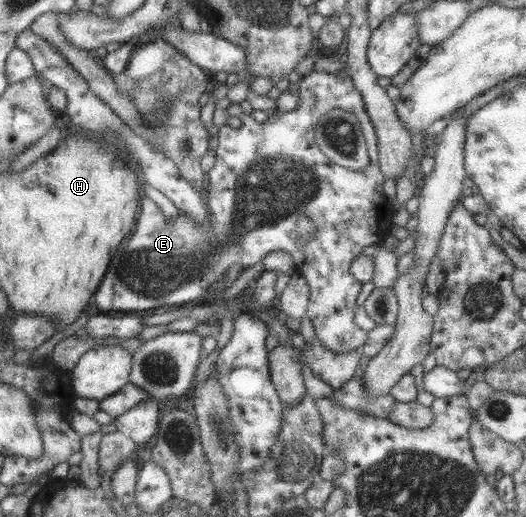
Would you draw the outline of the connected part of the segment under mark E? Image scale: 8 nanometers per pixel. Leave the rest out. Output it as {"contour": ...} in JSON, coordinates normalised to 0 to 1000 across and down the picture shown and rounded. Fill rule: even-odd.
{"contour":[[[616,137],[608,139],[589,139],[586,145],[572,147],[567,155],[567,174],[561,182],[568,188],[568,201],[553,217],[523,217],[521,222],[510,228],[510,234],[492,238],[485,234],[475,221],[464,219],[464,211],[456,207],[456,199],[437,201],[433,207],[433,219],[441,228],[451,228],[458,234],[458,244],[441,244],[439,240],[426,240],[418,246],[416,257],[416,279],[409,290],[409,321],[394,335],[395,340],[395,360],[392,362],[392,383],[394,395],[397,397],[399,424],[397,437],[390,437],[386,431],[380,431],[376,426],[371,426],[367,420],[361,420],[350,408],[342,406],[338,416],[333,422],[319,422],[308,404],[283,385],[279,379],[268,385],[268,410],[260,424],[260,437],[257,439],[255,451],[249,455],[249,460],[243,464],[241,472],[234,478],[234,484],[226,485],[221,497],[215,501],[215,507],[209,511],[209,520],[202,528],[200,538],[194,542],[190,555],[181,567],[181,586],[186,598],[200,605],[203,602],[228,602],[245,605],[247,602],[274,602],[274,598],[297,598],[297,594],[312,594],[314,590],[323,592],[356,592],[365,582],[388,582],[395,584],[405,574],[411,574],[411,557],[413,551],[430,540],[430,528],[445,516],[445,513],[456,513],[460,520],[468,520],[487,513],[500,505],[500,501],[521,484],[542,485],[557,497],[557,507],[563,513],[565,522],[570,530],[584,540],[582,551],[587,555],[587,580],[584,586],[584,596],[580,602],[580,611],[593,623],[599,650],[610,660],[610,665],[627,679],[639,683],[650,683],[656,679],[665,679],[677,673],[684,673],[686,667],[692,667],[692,662],[698,658],[698,640],[688,638],[673,627],[669,613],[673,609],[677,571],[684,567],[684,555],[688,549],[677,544],[663,526],[665,507],[686,489],[688,480],[698,474],[719,472],[728,466],[730,458],[745,449],[747,435],[741,429],[741,420],[745,418],[745,408],[740,404],[738,385],[730,379],[726,371],[726,358],[730,358],[732,344],[722,335],[719,323],[719,286],[717,286],[717,265],[711,244],[707,236],[698,226],[694,207],[690,201],[690,191],[681,174],[671,166],[667,149],[660,141],[662,151],[656,155],[646,155],[641,143],[631,143]],[[629,211],[646,211],[663,217],[665,221],[677,222],[683,230],[683,240],[686,242],[686,253],[690,265],[694,267],[694,280],[698,282],[698,302],[700,302],[700,319],[684,331],[669,331],[658,325],[650,325],[635,317],[605,284],[605,277],[599,275],[597,257],[599,242],[610,222],[616,222],[622,215]],[[582,418],[595,431],[595,453],[591,460],[572,472],[565,468],[565,458],[568,458],[568,447],[565,443],[567,422]]]}

